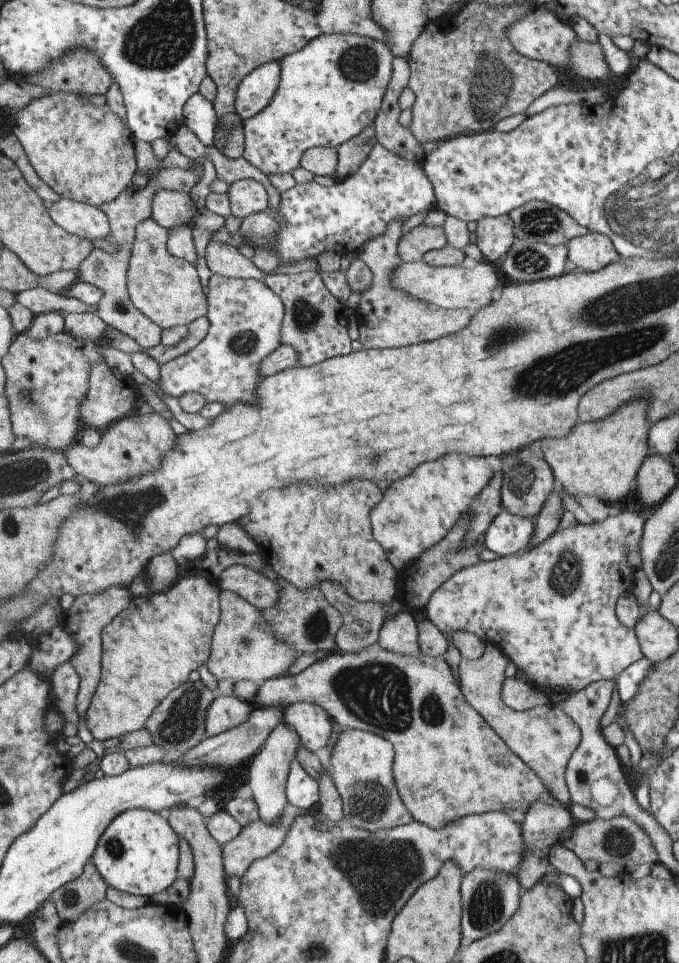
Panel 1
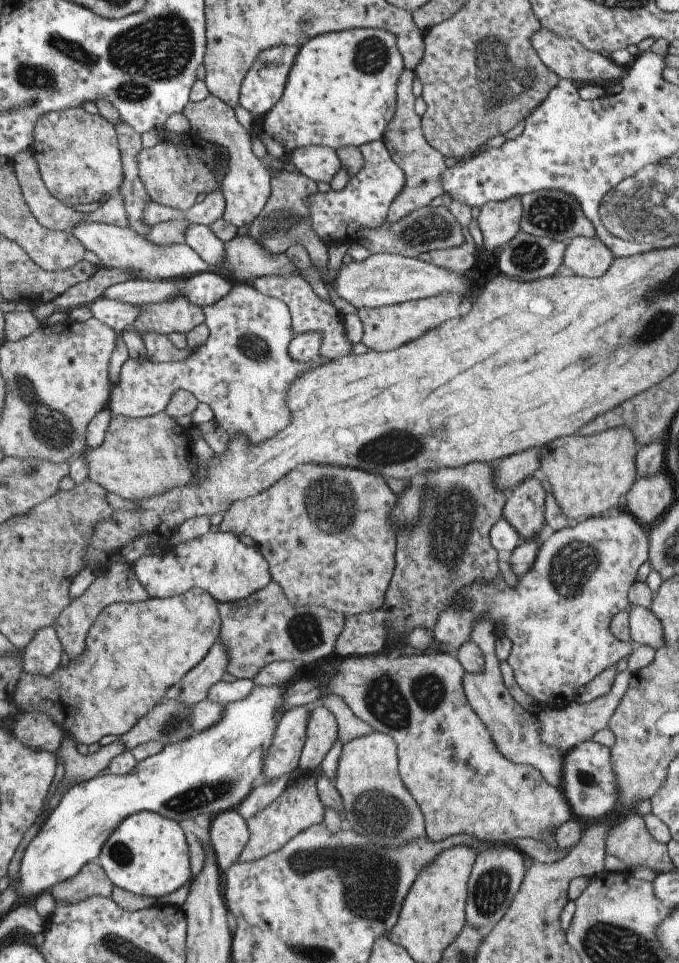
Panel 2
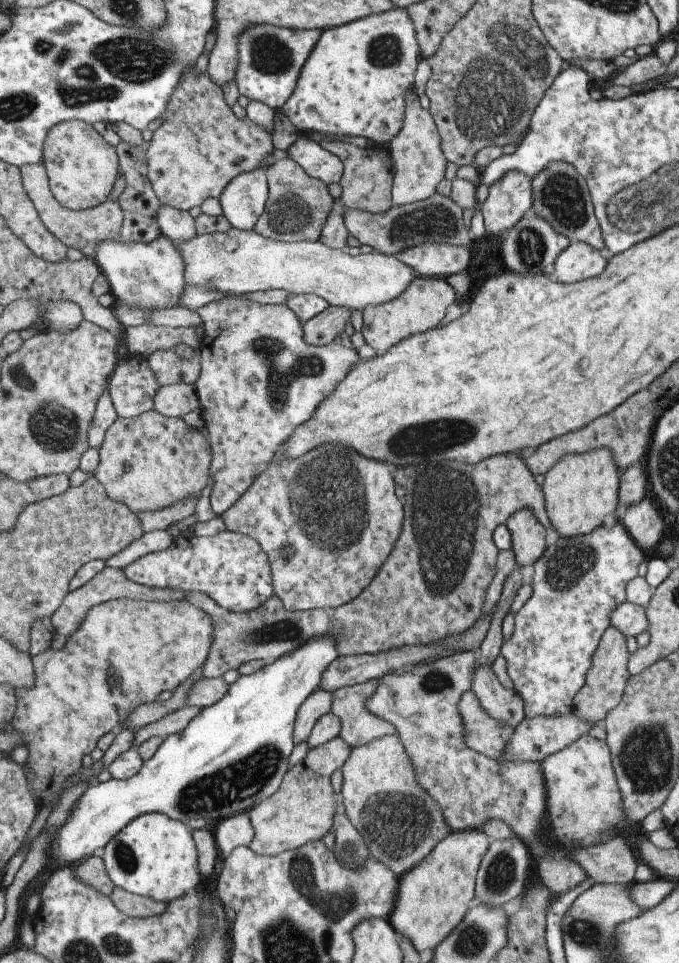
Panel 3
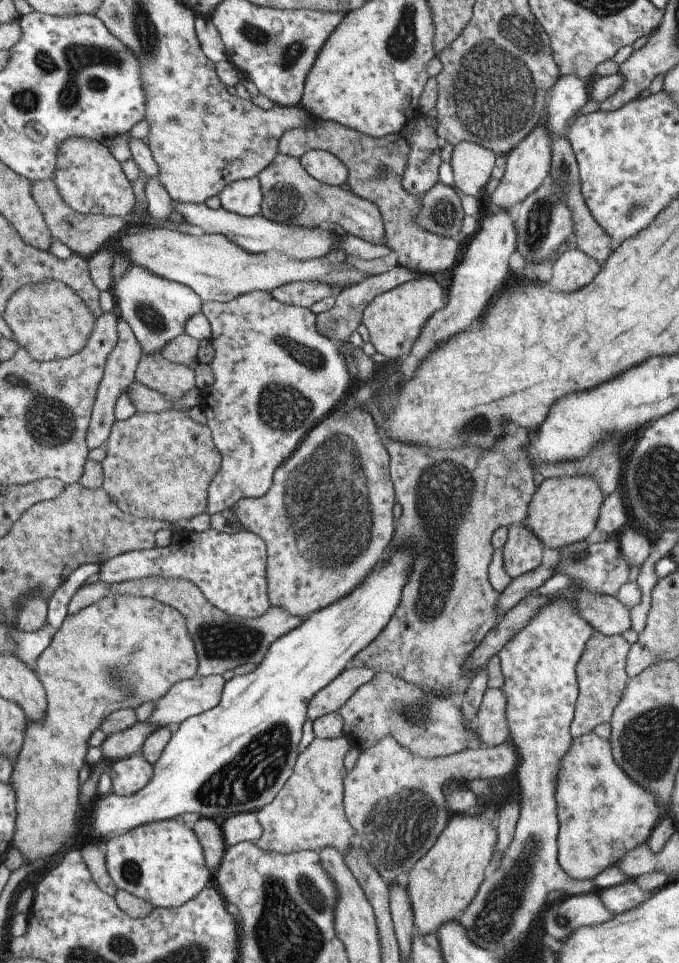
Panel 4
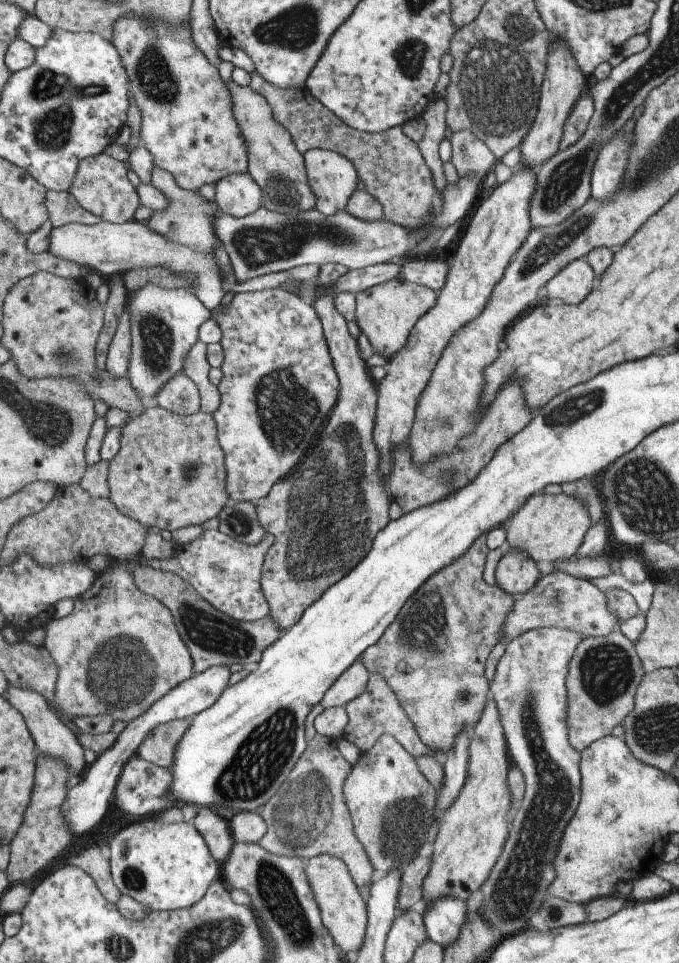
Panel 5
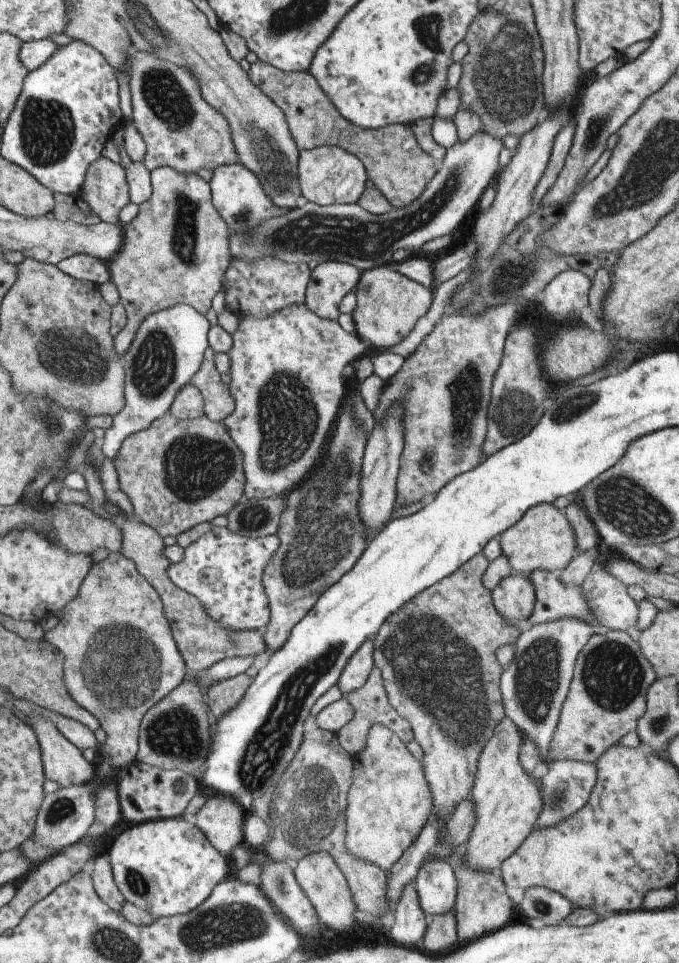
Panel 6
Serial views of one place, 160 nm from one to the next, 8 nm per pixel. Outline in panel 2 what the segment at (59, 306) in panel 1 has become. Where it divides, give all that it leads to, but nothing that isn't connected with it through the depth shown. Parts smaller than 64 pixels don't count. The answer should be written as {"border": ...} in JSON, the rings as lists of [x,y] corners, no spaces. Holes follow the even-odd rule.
{"border":[[[101,297],[90,303],[87,310],[91,317],[113,328],[117,335],[120,335],[129,325],[134,324],[135,318],[139,316],[137,303],[129,304],[119,300],[105,300]]]}

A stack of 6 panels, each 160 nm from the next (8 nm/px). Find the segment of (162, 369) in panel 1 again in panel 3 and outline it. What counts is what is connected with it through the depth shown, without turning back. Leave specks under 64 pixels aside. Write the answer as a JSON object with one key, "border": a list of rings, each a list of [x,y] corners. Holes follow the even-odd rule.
{"border":[[[221,297],[195,311],[202,320],[203,337],[199,348],[199,376],[193,386],[210,442],[208,475],[213,479],[206,504],[220,515],[246,491],[266,464],[278,456],[291,432],[313,416],[318,404],[361,359],[355,350],[340,344],[309,346],[303,338],[302,323],[286,304],[268,305]],[[137,355],[120,358],[107,383],[107,390],[117,417],[132,419],[152,408],[152,398],[159,388],[146,359]]]}

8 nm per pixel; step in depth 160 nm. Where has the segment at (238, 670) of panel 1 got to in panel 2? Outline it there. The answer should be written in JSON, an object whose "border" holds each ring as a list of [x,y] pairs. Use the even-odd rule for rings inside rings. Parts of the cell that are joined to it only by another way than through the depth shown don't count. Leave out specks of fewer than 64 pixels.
{"border":[[[217,638],[207,655],[180,680],[179,704],[198,704],[206,699],[208,689],[221,680],[227,670],[227,652]]]}

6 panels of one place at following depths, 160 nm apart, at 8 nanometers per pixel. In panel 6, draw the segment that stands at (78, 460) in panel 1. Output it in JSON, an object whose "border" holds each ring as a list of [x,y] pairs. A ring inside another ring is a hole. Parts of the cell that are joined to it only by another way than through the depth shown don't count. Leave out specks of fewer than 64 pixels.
{"border":[[[165,413],[143,431],[127,435],[112,463],[121,492],[131,501],[133,514],[157,531],[161,538],[175,537],[199,522],[226,515],[243,498],[242,454],[227,434],[224,424],[209,420],[204,414],[196,419],[177,420],[171,413]]]}

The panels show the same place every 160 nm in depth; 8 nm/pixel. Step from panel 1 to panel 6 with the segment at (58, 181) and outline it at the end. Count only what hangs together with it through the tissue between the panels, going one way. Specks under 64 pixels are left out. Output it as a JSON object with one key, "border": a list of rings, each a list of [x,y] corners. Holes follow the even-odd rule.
{"border":[[[105,157],[94,160],[86,170],[86,175],[77,196],[104,223],[118,223],[117,214],[130,202],[124,168]]]}

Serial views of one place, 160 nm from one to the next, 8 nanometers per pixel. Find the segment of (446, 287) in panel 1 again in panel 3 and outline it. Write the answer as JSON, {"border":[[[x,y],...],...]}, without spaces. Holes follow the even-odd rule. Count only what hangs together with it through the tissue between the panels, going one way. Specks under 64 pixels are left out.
{"border":[[[229,228],[222,233],[192,236],[184,241],[171,241],[183,263],[183,278],[187,285],[209,289],[227,295],[247,295],[269,289],[281,289],[293,295],[315,295],[326,300],[328,305],[355,310],[367,305],[380,305],[395,298],[410,280],[417,276],[394,255],[377,251],[350,256],[346,250],[329,248],[319,241],[276,241],[258,235],[255,231]]]}

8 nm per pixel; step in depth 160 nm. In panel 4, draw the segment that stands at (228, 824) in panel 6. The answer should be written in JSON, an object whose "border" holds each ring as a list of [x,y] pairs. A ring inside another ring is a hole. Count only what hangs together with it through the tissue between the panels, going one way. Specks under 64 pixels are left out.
{"border":[[[199,818],[195,822],[192,832],[195,834],[201,850],[203,850],[205,868],[207,870],[218,869],[224,844],[221,830],[216,826],[214,820]]]}

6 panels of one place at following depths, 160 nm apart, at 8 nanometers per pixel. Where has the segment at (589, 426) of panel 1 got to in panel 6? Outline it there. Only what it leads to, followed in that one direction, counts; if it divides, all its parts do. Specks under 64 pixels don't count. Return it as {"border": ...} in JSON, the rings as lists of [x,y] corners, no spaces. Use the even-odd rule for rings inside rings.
{"border":[[[551,503],[528,508],[513,526],[499,534],[499,544],[502,555],[515,574],[538,570],[558,573],[577,554],[574,534],[566,515]]]}

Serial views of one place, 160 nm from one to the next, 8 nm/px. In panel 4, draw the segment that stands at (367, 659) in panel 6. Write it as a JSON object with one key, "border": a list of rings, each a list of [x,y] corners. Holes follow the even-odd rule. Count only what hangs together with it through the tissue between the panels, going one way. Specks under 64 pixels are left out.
{"border":[[[348,665],[336,678],[333,678],[329,684],[323,686],[310,700],[307,702],[307,711],[305,712],[305,720],[315,720],[325,714],[336,712],[351,694],[355,692],[355,688],[359,688],[373,679],[375,672],[369,668],[352,667]]]}

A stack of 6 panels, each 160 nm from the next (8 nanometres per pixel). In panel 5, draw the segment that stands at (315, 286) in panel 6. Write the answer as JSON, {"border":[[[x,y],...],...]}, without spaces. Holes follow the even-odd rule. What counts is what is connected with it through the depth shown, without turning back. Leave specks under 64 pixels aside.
{"border":[[[325,262],[318,268],[316,277],[316,295],[311,306],[314,308],[322,334],[330,352],[334,371],[338,378],[338,397],[327,416],[323,434],[319,436],[317,446],[307,454],[307,460],[299,462],[299,468],[275,483],[271,490],[259,500],[253,502],[259,524],[265,533],[274,536],[272,545],[267,549],[262,562],[260,587],[268,604],[268,616],[282,631],[293,626],[302,612],[323,594],[326,588],[335,584],[365,556],[370,541],[387,523],[387,509],[390,501],[386,497],[383,477],[377,472],[378,452],[372,441],[372,430],[376,413],[376,390],[369,376],[365,361],[359,357],[356,340],[347,332],[346,320],[334,307],[334,294],[325,291],[338,282],[348,271],[338,262]]]}

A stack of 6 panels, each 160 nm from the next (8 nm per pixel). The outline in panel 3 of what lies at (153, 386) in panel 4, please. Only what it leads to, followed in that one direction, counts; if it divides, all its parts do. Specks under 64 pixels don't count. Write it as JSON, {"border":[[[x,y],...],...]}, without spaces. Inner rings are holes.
{"border":[[[171,349],[152,352],[145,359],[147,366],[155,372],[154,378],[159,387],[177,383],[193,384],[199,376],[199,350],[194,350],[191,359],[179,358]]]}

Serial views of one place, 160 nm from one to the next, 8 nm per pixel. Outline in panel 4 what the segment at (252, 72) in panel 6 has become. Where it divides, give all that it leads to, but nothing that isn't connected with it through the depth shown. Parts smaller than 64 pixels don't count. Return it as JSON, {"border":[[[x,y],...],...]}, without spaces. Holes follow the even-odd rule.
{"border":[[[311,117],[305,128],[289,128],[278,142],[278,153],[289,157],[299,158],[313,148],[320,148],[335,156],[347,170],[345,184],[349,186],[349,192],[377,206],[385,230],[384,245],[397,254],[399,266],[418,275],[431,276],[452,269],[457,264],[458,239],[431,234],[411,220],[411,216],[415,216],[419,210],[419,197],[401,188],[401,174],[407,164],[409,149],[405,137],[397,133],[373,138],[335,122]]]}

